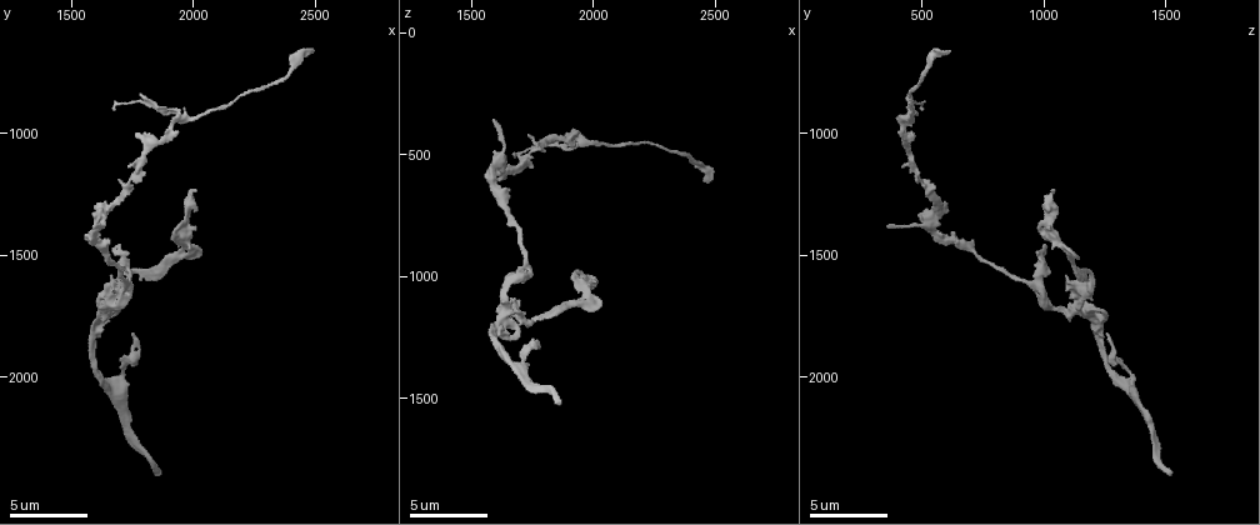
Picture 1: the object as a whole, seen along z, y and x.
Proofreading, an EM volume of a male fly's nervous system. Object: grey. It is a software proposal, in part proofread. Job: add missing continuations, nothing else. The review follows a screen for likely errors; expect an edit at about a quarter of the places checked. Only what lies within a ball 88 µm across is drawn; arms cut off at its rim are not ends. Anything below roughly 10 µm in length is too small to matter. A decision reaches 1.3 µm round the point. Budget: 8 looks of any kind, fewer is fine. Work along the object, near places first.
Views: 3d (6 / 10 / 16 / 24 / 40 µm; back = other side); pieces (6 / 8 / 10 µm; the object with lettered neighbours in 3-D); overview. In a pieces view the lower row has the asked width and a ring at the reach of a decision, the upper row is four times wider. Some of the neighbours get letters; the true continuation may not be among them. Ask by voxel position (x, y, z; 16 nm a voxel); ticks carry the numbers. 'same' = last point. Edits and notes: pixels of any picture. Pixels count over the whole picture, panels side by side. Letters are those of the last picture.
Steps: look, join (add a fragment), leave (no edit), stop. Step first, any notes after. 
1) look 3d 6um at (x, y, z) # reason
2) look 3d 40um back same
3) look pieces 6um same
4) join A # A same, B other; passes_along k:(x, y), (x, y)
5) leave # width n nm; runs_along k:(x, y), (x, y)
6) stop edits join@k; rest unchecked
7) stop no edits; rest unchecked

look pieces 6um at (1680, 1480, 1010) # an open end

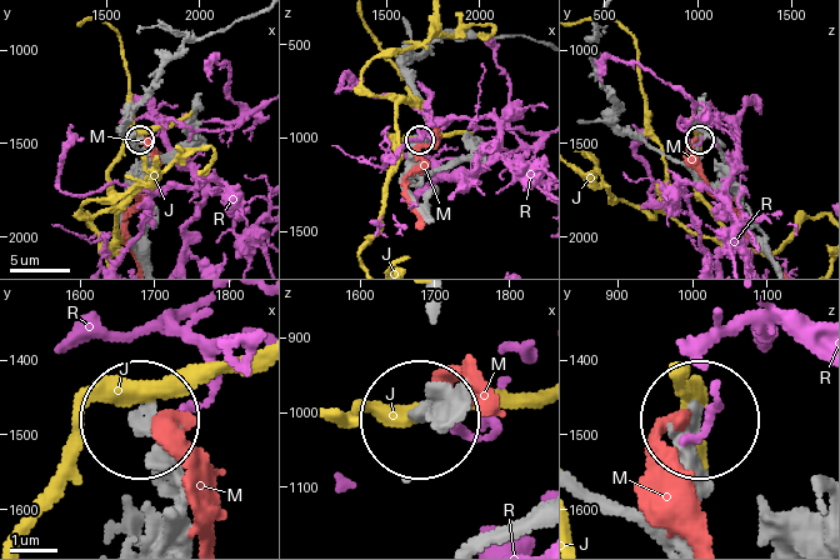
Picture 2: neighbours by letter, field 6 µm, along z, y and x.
leave # J other, M other, R other; none of them fits

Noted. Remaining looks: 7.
look pieces 6um at (2000, 1240, 1030) # free end

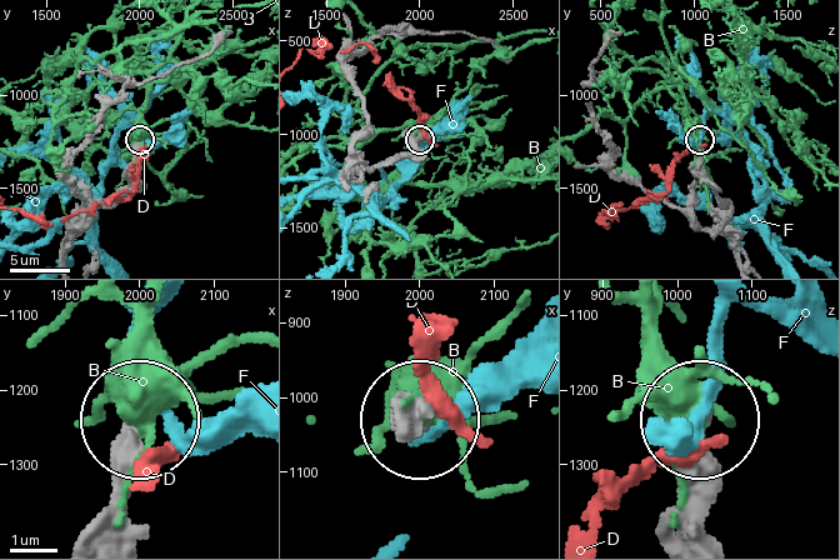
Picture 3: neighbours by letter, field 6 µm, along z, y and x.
leave # B other, D other, F other; runs_along 3:(639, 186), (713, 225), (728, 210), (705, 178), (701, 139); none of them fits

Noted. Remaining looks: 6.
look 3d 6um at (1750, 1840, 1260) # free end

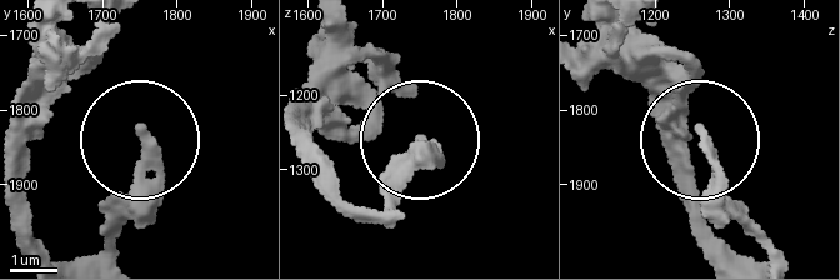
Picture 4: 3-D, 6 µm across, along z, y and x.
look pieces 8um at (1755, 1835, 1265)

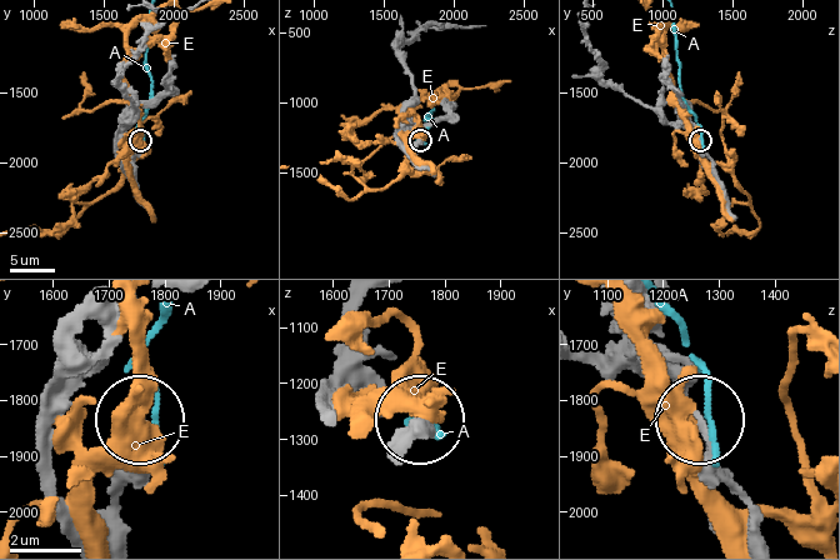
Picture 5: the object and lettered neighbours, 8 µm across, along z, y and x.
leave # width 240 nm; A other, E other; runs_along 5:(743, 513), (751, 510), (745, 495), (701, 426); none of them fits

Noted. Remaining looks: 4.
look pieces 8um at (1590, 1390, 360) # free end

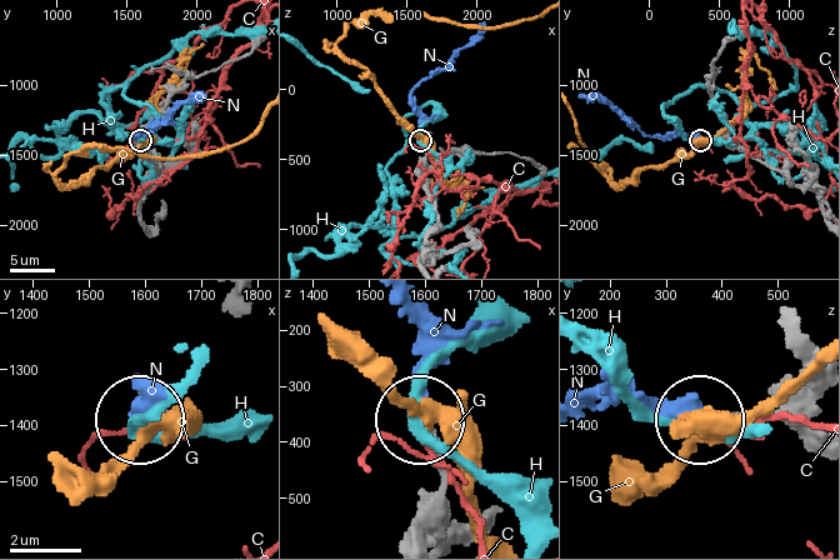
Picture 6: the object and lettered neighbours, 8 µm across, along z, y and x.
leave # C other, G other, H other, N other; no lettered fragment goes on from it

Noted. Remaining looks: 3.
stop no edits; rest unchecked

